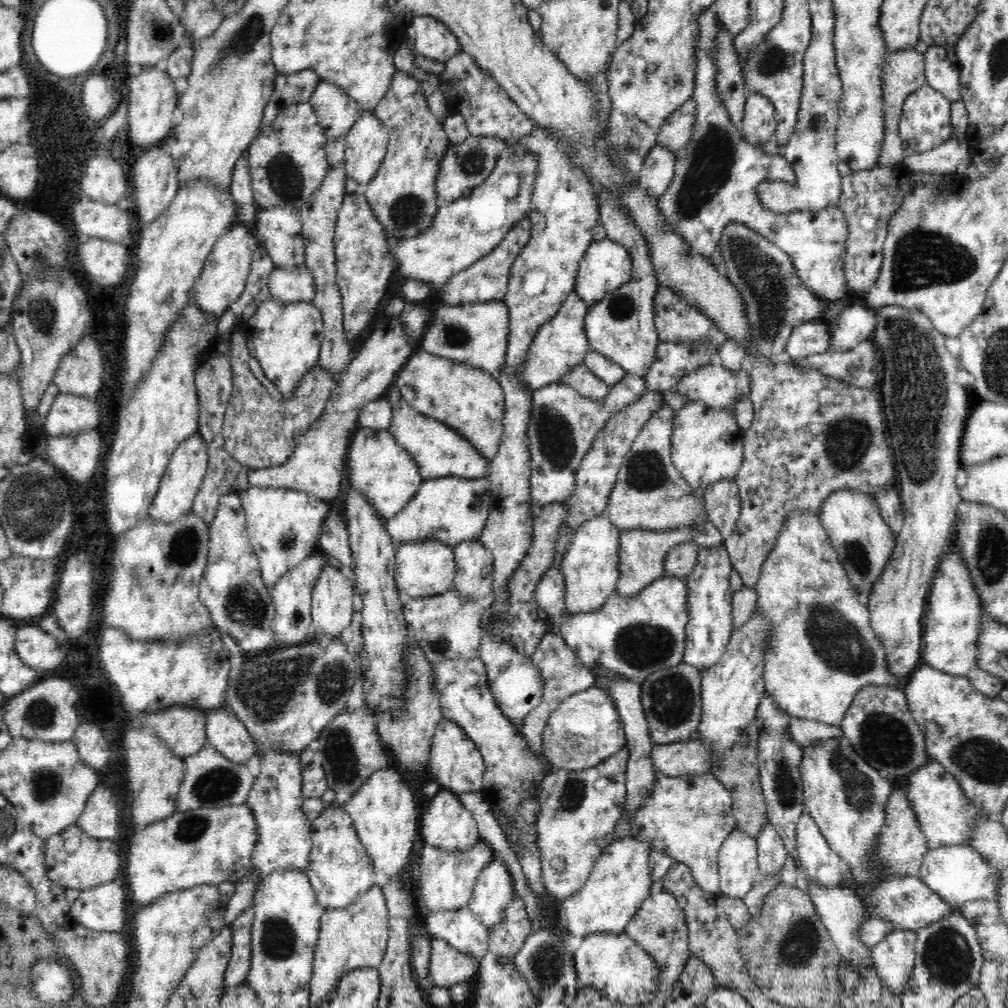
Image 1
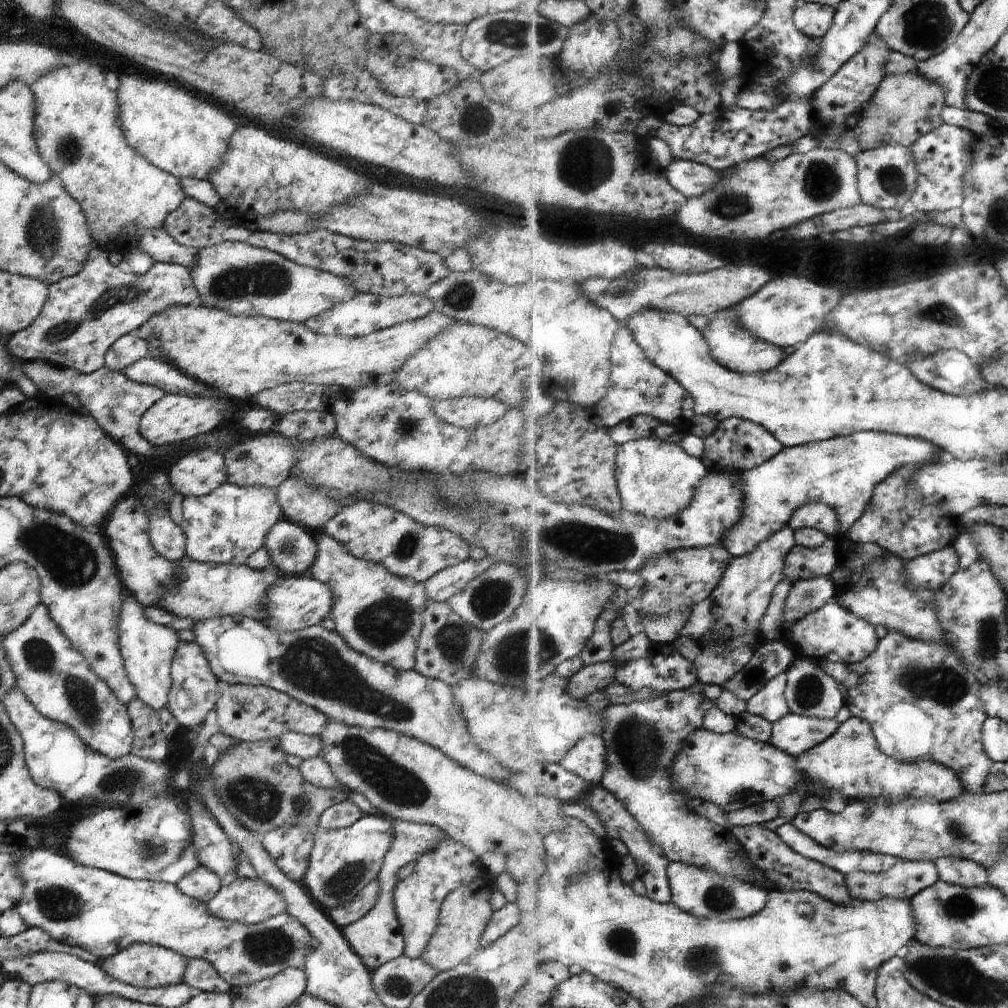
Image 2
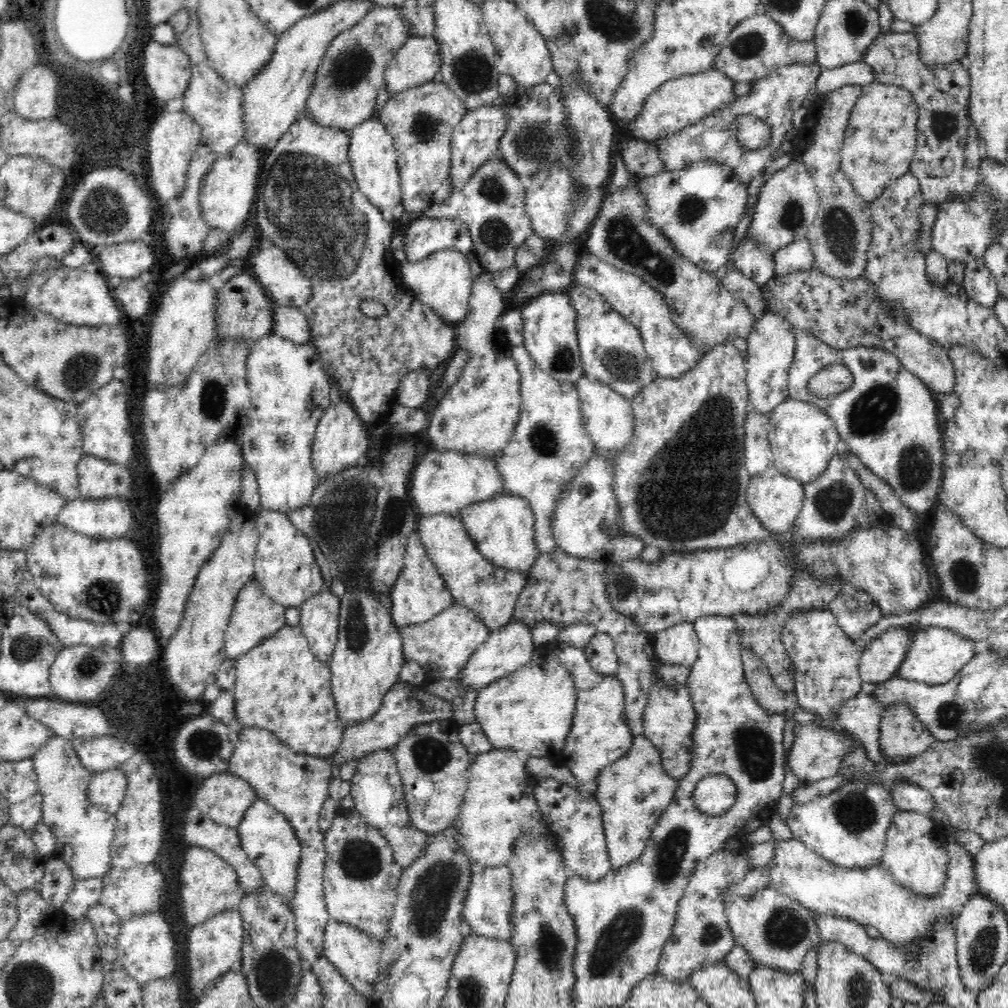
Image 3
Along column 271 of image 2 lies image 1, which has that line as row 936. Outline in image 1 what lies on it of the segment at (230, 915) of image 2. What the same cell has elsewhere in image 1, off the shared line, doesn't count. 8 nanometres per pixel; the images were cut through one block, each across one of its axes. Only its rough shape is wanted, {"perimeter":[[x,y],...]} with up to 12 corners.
{"perimeter":[[897,928],[871,950],[894,996],[912,976],[915,931]]}

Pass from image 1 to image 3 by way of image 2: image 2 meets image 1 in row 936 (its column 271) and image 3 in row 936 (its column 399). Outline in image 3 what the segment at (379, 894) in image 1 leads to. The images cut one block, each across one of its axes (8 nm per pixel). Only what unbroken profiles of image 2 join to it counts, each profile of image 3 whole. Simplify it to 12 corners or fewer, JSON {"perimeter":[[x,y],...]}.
{"perimeter":[[331,917],[328,962],[362,996],[380,976],[382,942]]}

